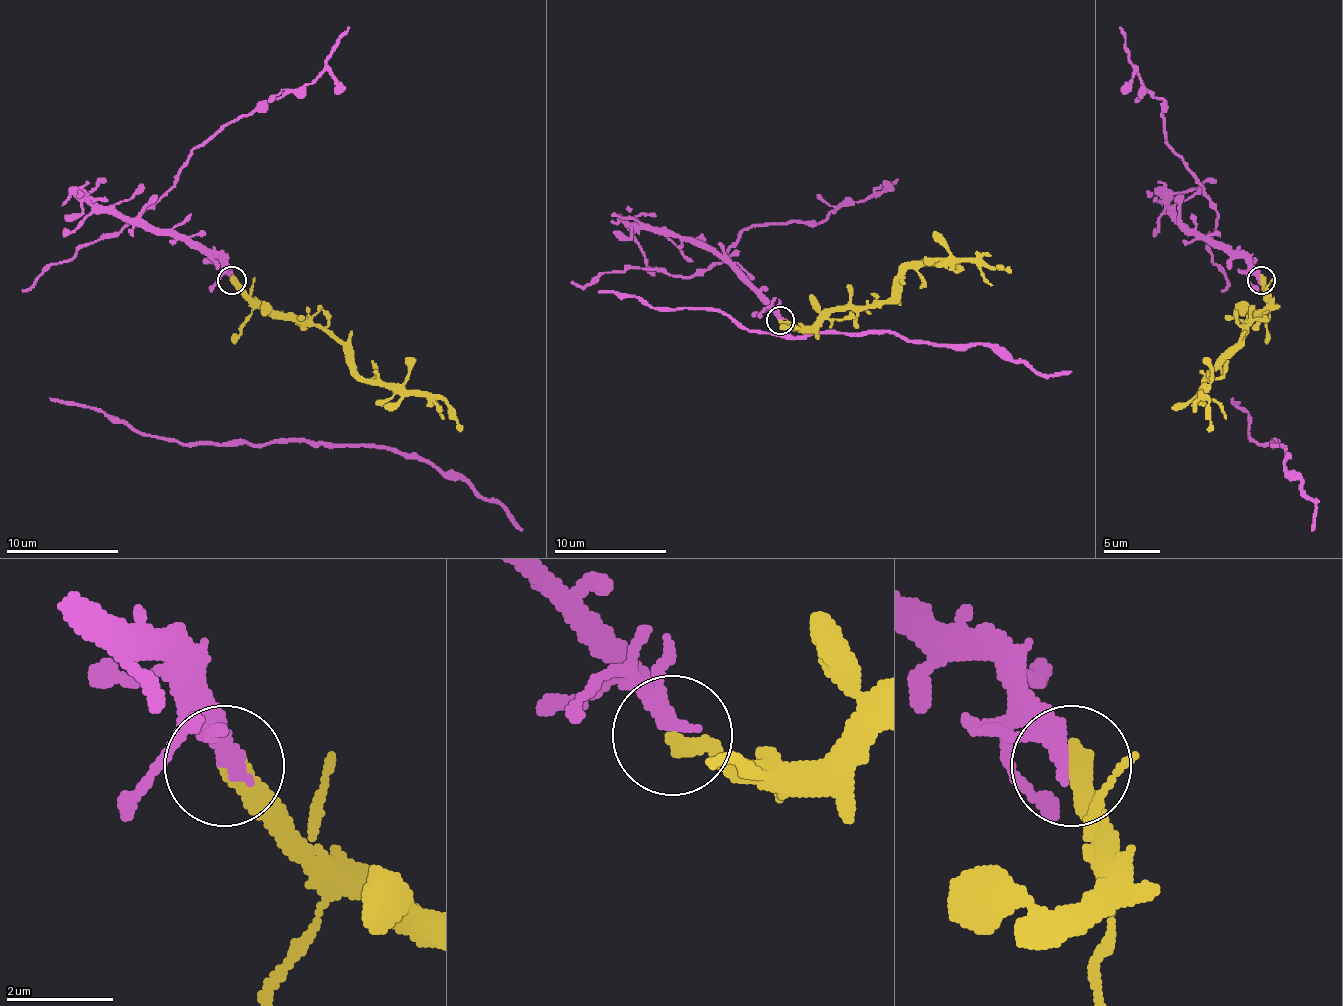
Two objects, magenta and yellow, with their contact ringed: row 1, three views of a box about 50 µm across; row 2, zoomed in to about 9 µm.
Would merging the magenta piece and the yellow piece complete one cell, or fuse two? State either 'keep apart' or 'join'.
join

